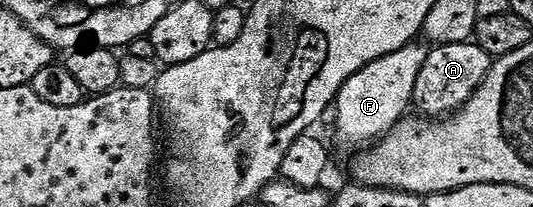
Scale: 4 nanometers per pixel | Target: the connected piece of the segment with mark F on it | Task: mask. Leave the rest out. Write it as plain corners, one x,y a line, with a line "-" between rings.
413,41
381,60
371,61
342,85
333,103
335,144
341,151
355,154
366,149
406,115
414,101
417,76
431,51
426,43
421,43

